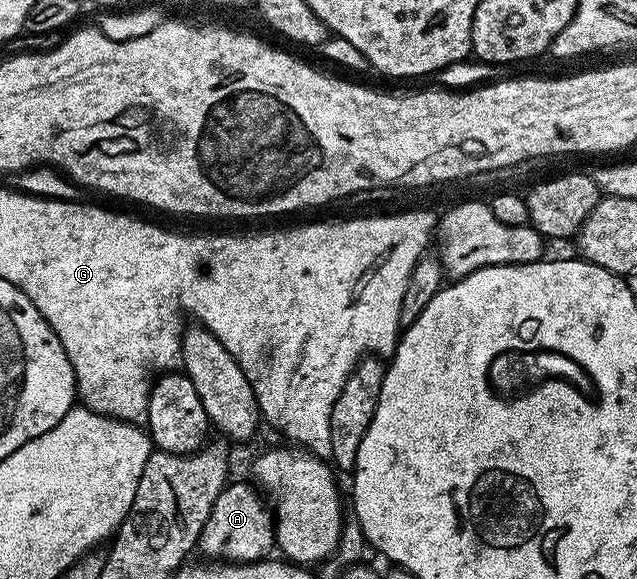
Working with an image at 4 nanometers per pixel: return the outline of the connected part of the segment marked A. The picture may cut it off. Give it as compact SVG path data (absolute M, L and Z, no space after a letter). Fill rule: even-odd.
M227 482L220 497L216 497L216 505L212 505L212 513L202 530L200 551L210 561L257 563L275 550L274 516L268 510L267 500L257 486L249 482L234 482Z

